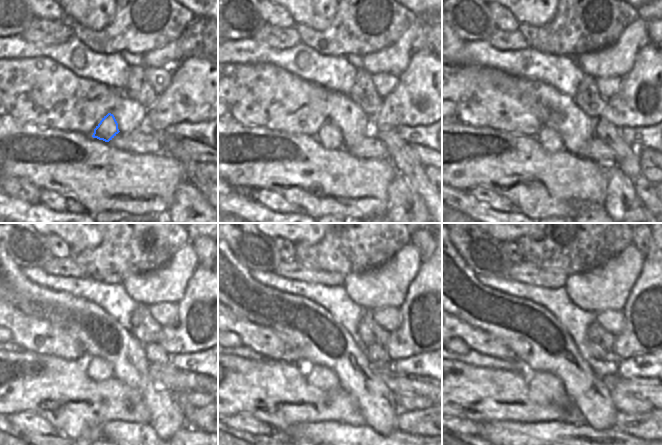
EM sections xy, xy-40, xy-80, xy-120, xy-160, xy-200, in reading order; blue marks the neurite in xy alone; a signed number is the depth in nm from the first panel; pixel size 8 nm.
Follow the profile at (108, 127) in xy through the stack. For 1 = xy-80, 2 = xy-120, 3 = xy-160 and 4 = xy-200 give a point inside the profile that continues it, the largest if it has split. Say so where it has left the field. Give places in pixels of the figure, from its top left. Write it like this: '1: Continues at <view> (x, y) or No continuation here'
1: Continues at xy-80 (549, 139)
2: Continues at xy-120 (99, 369)
3: Continues at xy-160 (321, 377)
4: Continues at xy-200 (544, 388)

